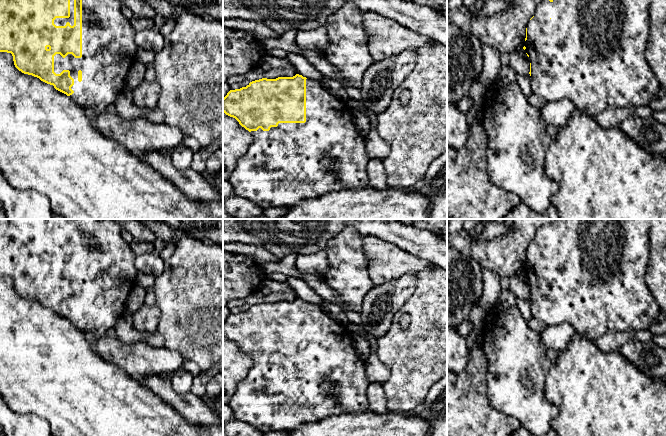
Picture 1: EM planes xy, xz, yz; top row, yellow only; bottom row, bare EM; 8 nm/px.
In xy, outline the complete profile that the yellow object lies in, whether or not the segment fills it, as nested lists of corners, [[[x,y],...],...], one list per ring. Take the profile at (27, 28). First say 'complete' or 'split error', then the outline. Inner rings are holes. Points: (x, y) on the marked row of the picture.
split error | [[[0,0],[0,52],[11,53],[15,67],[24,74],[32,75],[71,98],[81,108],[90,108],[96,113],[106,111],[114,103],[125,87],[125,78],[136,60],[138,47],[130,20],[122,13],[123,4],[119,0]]]

